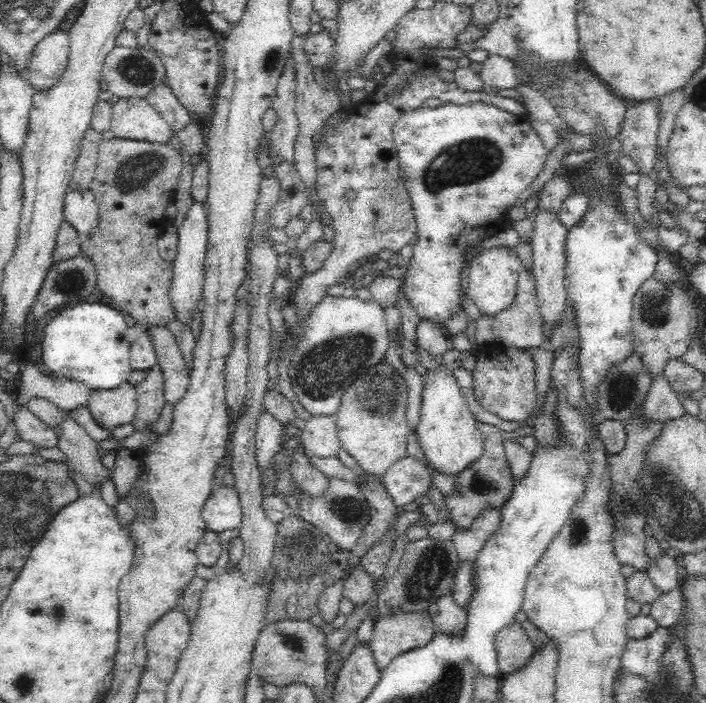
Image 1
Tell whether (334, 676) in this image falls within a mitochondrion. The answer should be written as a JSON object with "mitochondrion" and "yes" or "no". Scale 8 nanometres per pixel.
{"mitochondrion":"no"}

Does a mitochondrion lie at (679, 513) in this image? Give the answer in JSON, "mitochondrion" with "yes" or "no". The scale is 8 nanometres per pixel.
{"mitochondrion":"yes"}

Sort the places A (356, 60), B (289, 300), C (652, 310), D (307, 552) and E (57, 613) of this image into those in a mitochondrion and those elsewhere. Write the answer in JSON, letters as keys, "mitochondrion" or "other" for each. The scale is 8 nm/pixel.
{"A":"other","B":"other","C":"mitochondrion","D":"mitochondrion","E":"mitochondrion"}

